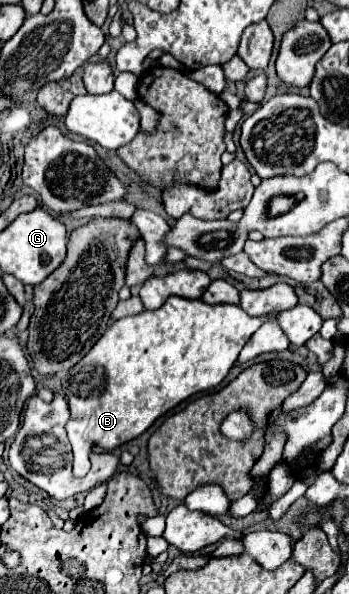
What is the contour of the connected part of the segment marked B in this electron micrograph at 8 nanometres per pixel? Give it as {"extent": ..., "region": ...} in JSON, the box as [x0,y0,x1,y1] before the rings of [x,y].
{"extent":[63,296,323,478],"region":[[[169,296],[165,304],[157,310],[143,310],[141,314],[115,320],[97,340],[97,344],[89,350],[89,354],[63,376],[63,390],[71,410],[67,434],[75,456],[73,474],[81,478],[89,472],[89,452],[93,446],[111,450],[123,442],[129,442],[143,434],[159,416],[175,408],[179,402],[187,400],[197,392],[207,392],[215,388],[231,370],[239,350],[245,346],[249,336],[269,320],[277,320],[281,330],[287,334],[291,346],[303,346],[309,336],[319,332],[319,326],[323,322],[323,318],[315,310],[303,304],[265,316],[249,316],[235,304],[211,306],[203,300],[189,300],[181,296]]]}

